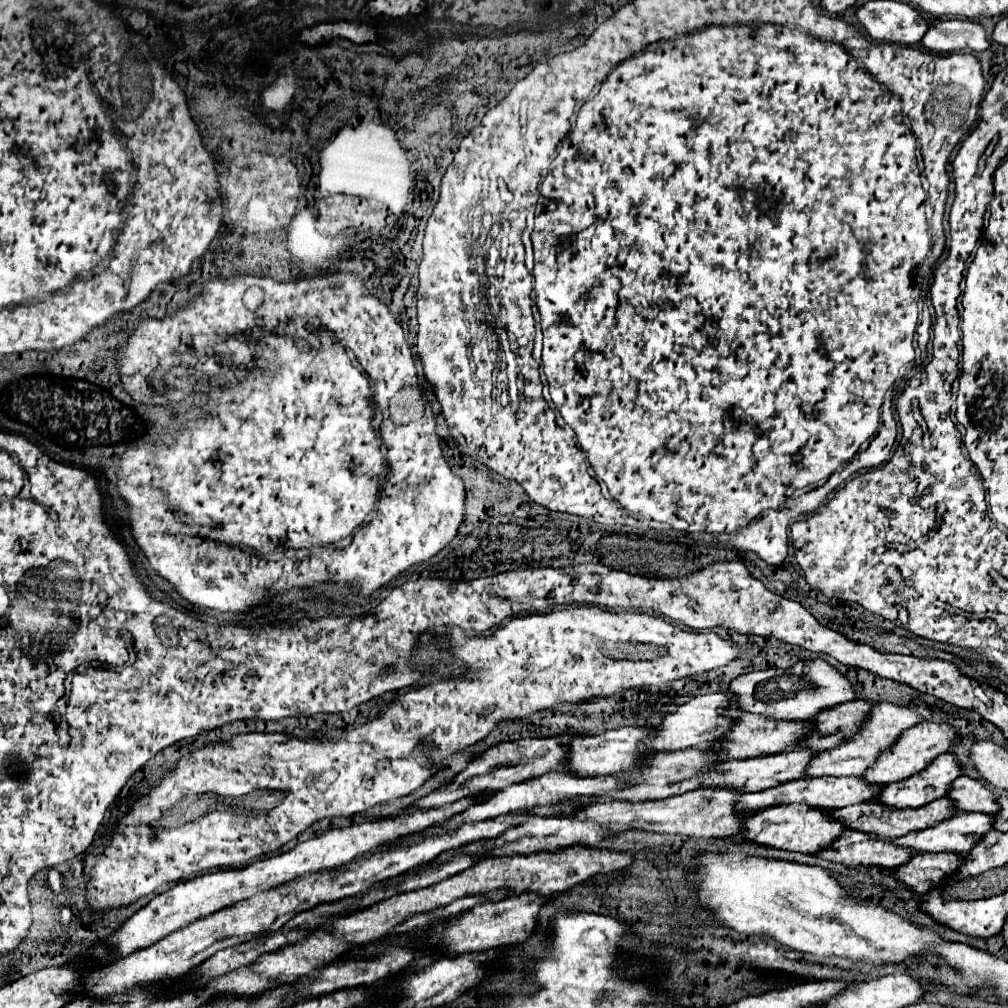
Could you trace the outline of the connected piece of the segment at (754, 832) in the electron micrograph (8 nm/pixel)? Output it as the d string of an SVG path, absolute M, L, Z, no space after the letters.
M787 805L787 807L773 807L759 811L755 815L749 815L745 821L741 821L741 837L765 845L771 849L785 849L785 851L797 851L797 853L815 853L823 847L829 847L837 835L841 835L843 825L835 819L827 817L827 811L809 809L807 805Z

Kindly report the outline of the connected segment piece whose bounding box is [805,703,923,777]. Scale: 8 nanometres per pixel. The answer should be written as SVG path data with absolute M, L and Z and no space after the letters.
M879 703L875 705L871 711L869 711L869 717L861 723L861 729L859 733L855 733L853 737L847 737L841 745L833 747L833 749L825 749L825 751L817 751L813 755L813 761L809 763L809 769L807 769L807 777L821 777L821 775L861 775L865 773L865 769L869 765L873 765L873 761L877 759L877 753L881 751L887 751L895 741L897 737L909 729L911 725L917 725L921 723L921 715L917 715L911 707L907 705L893 705L893 703Z

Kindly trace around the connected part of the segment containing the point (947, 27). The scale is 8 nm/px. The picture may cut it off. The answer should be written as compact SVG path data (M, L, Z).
M949 19L941 21L925 33L921 45L937 53L955 53L955 51L985 51L989 39L985 29L969 19Z

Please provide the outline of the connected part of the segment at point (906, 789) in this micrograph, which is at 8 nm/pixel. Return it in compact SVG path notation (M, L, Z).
M943 753L941 757L935 757L921 773L881 787L875 801L893 809L921 807L935 799L941 799L947 793L949 783L959 775L961 767L955 761L955 755Z

